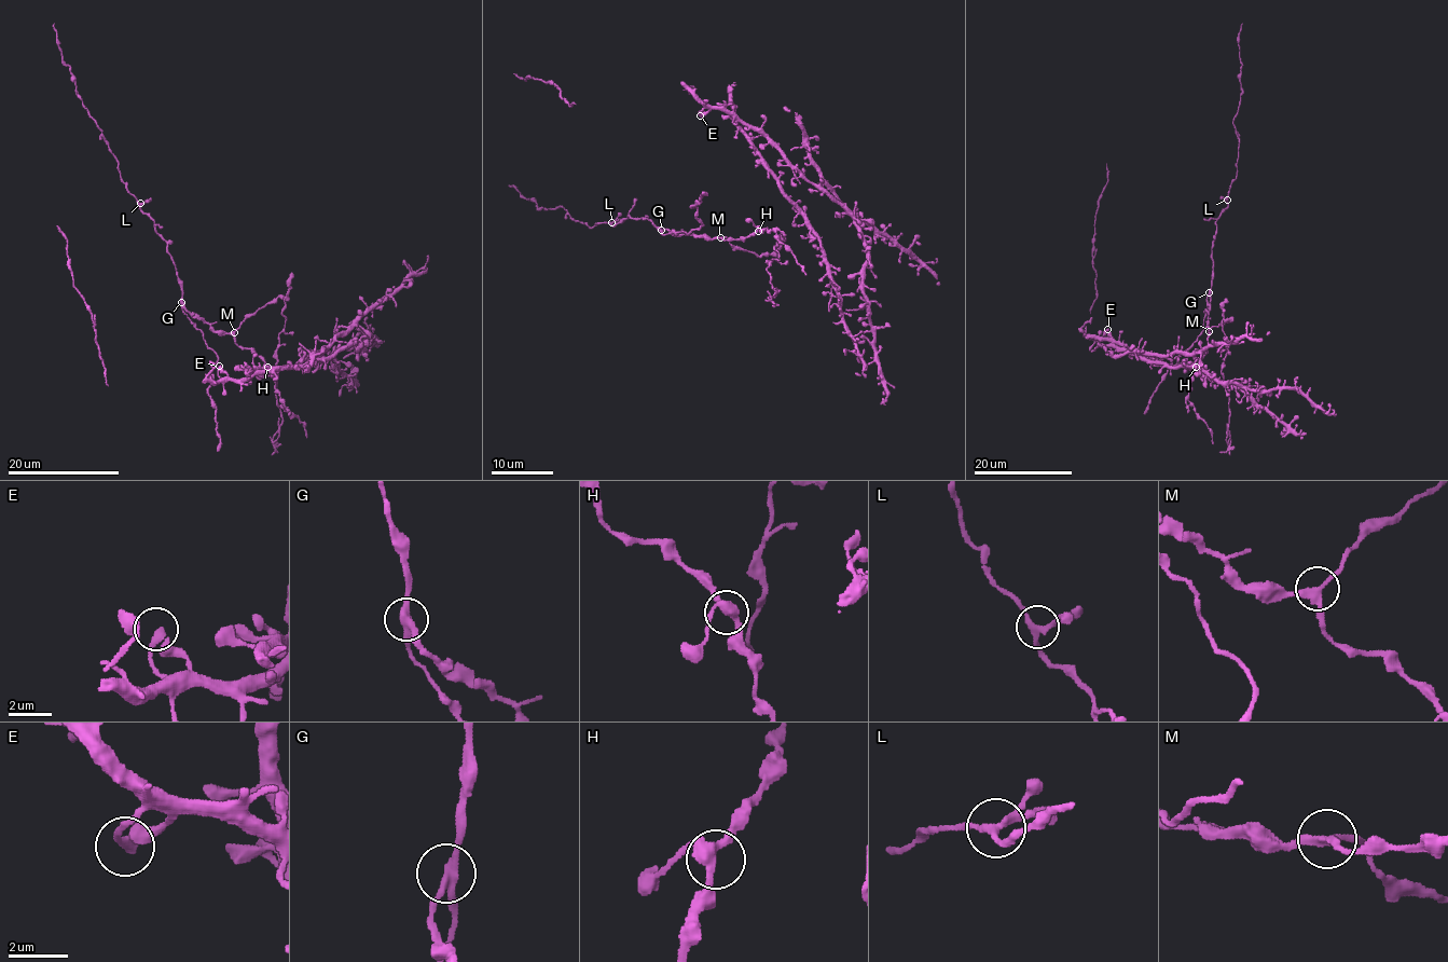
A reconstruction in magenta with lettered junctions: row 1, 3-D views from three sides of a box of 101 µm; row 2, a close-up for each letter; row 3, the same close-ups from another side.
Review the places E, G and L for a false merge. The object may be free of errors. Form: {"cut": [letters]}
{"cut": ["G"]}

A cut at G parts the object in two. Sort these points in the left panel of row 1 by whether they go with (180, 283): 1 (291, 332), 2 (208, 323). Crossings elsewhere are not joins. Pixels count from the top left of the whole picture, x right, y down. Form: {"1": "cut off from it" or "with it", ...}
{"1": "cut off from it", "2": "cut off from it"}

